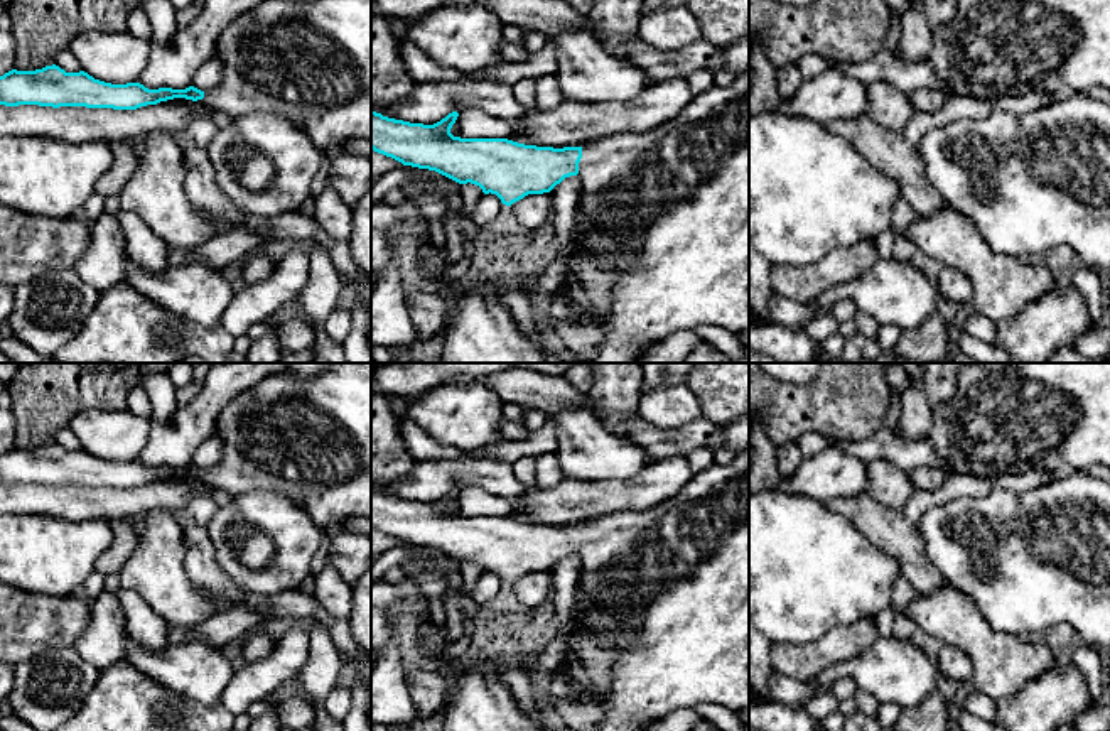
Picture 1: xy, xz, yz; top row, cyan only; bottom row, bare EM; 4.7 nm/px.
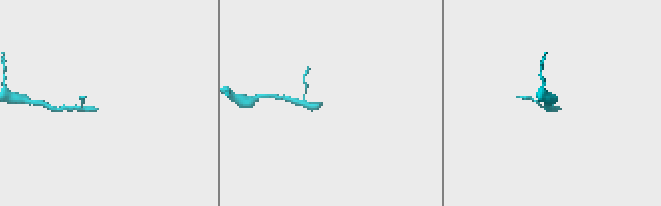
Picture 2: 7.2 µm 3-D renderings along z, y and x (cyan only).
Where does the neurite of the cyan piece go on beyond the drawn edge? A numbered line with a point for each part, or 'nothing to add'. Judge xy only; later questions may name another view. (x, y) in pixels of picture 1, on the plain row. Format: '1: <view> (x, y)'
1: xy (309, 441)

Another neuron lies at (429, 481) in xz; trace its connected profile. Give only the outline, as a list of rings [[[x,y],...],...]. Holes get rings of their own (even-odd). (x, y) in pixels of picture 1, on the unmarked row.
[[[466,456],[457,461],[417,461],[408,476],[376,491],[410,501],[434,503],[449,491],[461,491],[466,486],[484,488],[513,505],[528,491],[515,476],[513,464]]]

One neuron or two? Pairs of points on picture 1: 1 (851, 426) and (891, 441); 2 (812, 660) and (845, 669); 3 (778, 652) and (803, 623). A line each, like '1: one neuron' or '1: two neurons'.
1: two neurons
2: two neurons
3: two neurons

